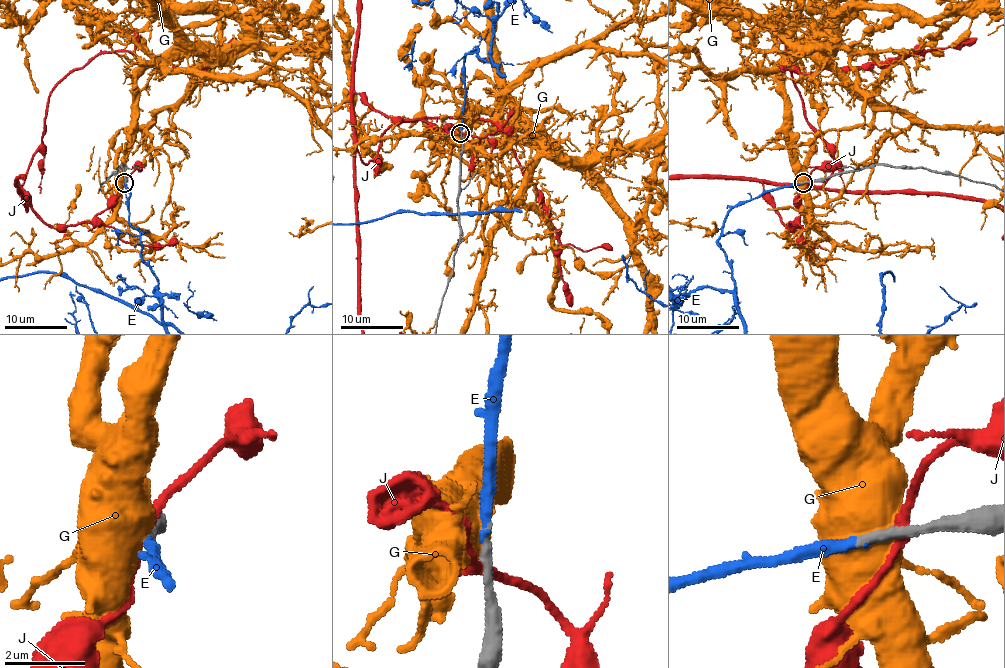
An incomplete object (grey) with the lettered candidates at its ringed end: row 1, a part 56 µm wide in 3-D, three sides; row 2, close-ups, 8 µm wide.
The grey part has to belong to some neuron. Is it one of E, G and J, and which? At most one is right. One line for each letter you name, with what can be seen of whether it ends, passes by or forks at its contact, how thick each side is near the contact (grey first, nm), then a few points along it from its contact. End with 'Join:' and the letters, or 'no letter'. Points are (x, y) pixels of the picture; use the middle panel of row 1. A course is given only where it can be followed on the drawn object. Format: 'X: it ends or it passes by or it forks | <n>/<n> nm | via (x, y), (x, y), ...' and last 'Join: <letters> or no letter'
E: it ends | 260/240 nm
Join: E

